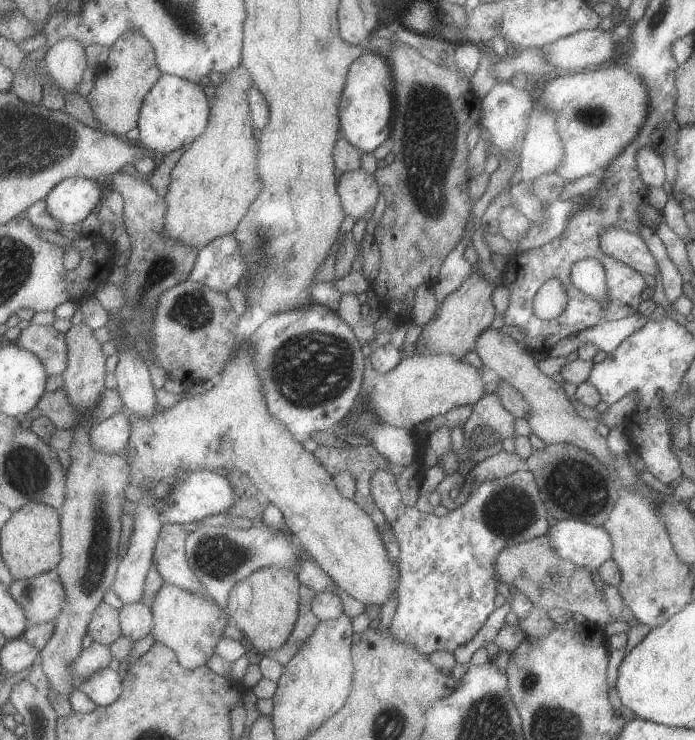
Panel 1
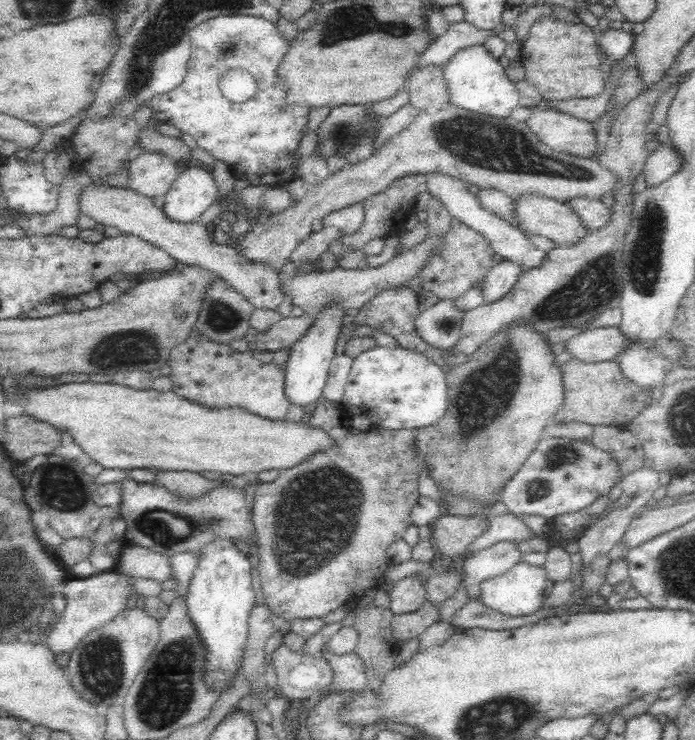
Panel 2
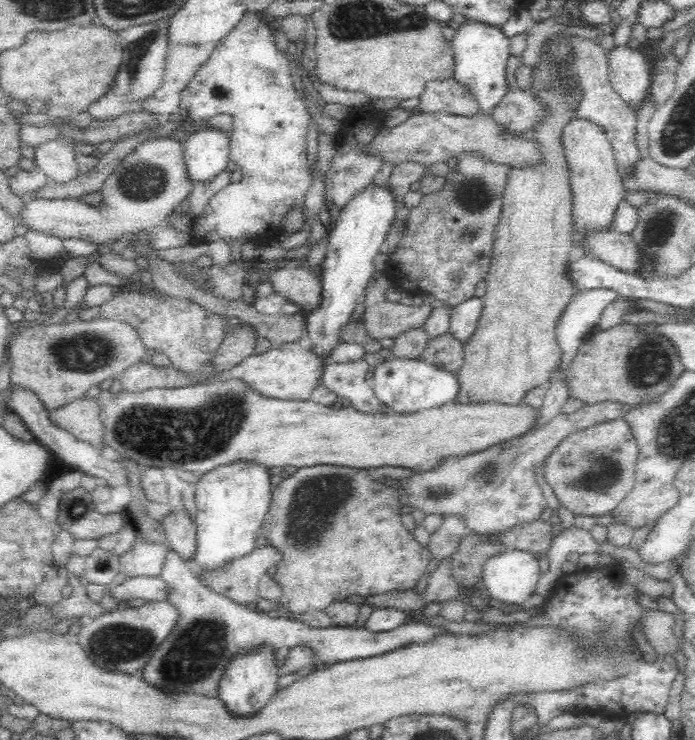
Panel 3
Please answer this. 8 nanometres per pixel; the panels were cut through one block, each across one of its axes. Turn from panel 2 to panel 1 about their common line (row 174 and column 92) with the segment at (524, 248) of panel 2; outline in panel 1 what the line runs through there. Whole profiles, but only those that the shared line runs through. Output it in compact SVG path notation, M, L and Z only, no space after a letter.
M123 412L97 423L91 429L92 442L98 451L115 455L125 450L132 433L130 413Z

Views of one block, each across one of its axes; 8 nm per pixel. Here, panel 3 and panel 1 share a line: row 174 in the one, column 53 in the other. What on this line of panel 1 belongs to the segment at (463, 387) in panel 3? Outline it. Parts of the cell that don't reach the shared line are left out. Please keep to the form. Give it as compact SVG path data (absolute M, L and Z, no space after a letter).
M31 501L14 511L2 530L2 555L16 579L30 579L55 571L61 564L62 514L45 503Z

